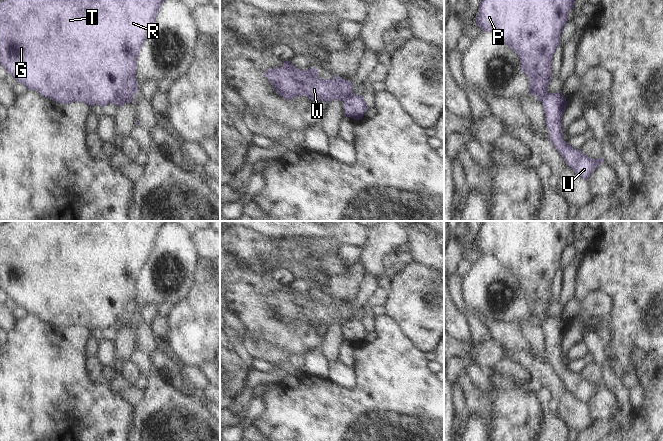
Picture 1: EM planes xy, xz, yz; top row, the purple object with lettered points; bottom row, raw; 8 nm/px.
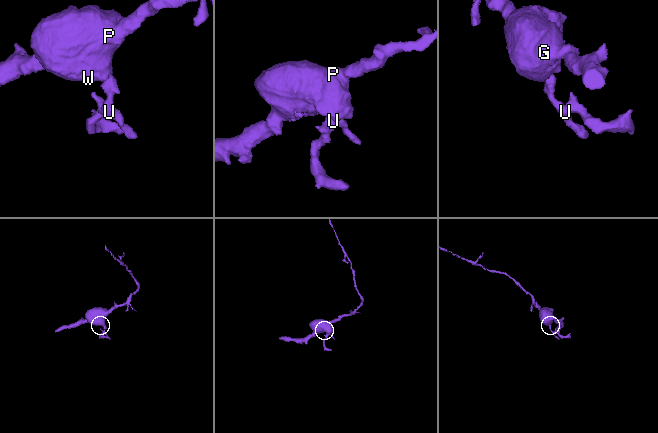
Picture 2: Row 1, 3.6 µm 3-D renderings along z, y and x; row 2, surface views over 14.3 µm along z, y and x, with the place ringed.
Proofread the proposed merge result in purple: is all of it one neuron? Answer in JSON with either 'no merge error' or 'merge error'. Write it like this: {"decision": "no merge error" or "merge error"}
{"decision": "merge error"}

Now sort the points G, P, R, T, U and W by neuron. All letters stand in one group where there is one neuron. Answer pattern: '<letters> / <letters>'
G P R T W / U

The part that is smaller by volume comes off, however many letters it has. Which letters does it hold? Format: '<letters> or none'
U

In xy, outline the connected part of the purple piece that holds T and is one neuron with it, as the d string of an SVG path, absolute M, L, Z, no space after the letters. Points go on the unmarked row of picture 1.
M6 221L0 226L0 288L6 293L7 297L11 298L18 307L23 308L28 314L36 314L41 319L54 324L61 328L70 328L74 326L84 326L90 330L96 328L104 331L108 328L116 328L119 331L131 326L135 318L139 315L138 304L136 302L136 291L139 277L143 271L143 267L155 248L158 236L168 221Z

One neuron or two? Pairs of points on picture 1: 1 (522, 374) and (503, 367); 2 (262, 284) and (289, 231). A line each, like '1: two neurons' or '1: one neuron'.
1: one neuron
2: two neurons

